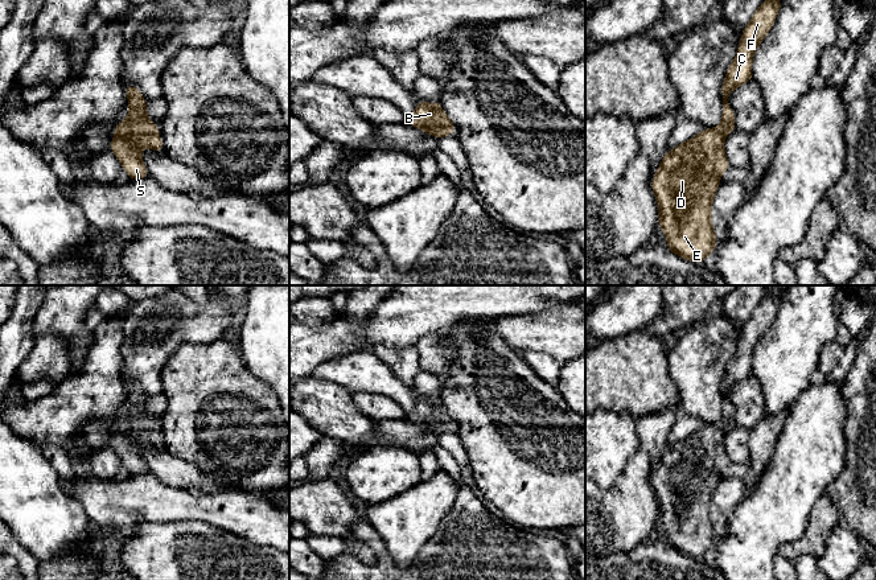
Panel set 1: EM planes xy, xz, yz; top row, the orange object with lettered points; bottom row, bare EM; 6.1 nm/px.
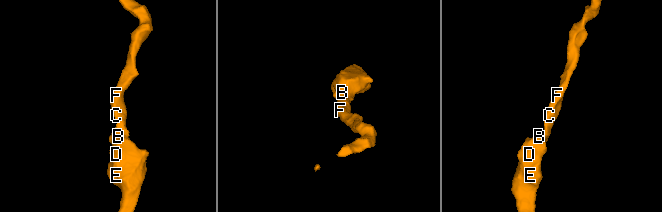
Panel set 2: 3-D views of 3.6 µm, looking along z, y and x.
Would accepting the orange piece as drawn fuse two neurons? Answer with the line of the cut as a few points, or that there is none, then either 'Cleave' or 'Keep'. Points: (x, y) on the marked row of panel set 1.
No split. Keep

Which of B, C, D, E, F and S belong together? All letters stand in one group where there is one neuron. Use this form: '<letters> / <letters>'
B C D E F S

